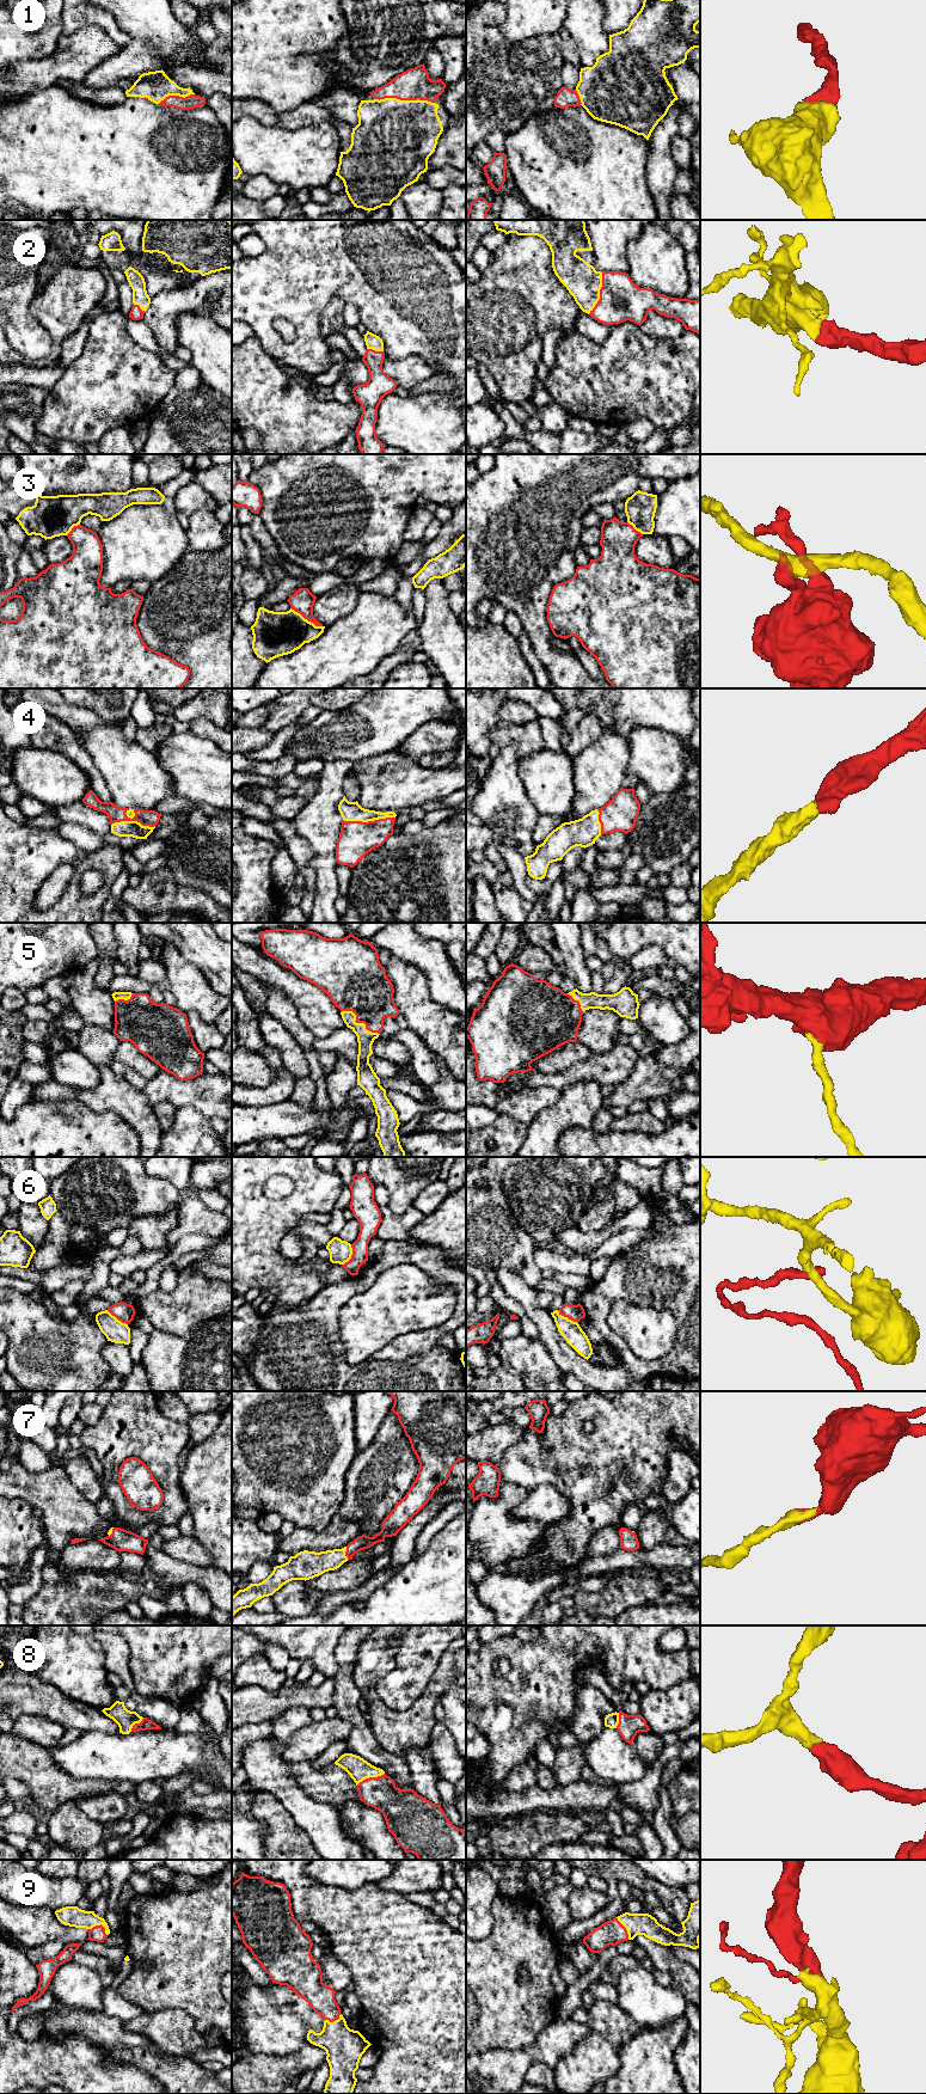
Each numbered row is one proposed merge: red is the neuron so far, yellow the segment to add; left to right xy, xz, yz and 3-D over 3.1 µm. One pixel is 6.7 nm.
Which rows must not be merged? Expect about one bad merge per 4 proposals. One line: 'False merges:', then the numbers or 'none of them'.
False merges: 6

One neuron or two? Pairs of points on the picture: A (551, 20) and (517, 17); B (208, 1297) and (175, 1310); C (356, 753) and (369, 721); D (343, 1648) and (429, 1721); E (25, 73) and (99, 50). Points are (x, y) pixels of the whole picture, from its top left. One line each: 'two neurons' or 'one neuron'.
A: one neuron
B: one neuron
C: one neuron
D: two neurons
E: one neuron

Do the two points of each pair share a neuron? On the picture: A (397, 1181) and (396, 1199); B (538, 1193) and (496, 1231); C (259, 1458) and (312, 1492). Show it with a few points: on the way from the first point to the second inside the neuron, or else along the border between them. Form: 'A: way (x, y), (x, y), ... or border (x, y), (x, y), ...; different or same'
A: way (397, 1186), (397, 1194); same
B: border (503, 1188), (517, 1224), (531, 1237); different
C: way (273, 1458), (278, 1458), (299, 1479); same

